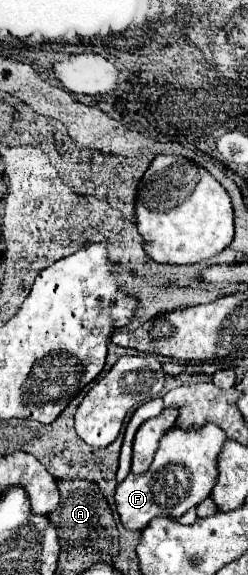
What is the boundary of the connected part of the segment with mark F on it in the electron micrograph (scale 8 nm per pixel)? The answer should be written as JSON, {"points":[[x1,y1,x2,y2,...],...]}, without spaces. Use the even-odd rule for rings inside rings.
{"points":[[205,425,201,431,193,431,193,429,183,431,179,427,169,429,159,443,159,449,155,453,155,459,153,459,149,471,145,471,143,475,131,475,129,473,127,479,117,485,115,503,117,503,117,511,119,511,123,527,131,529,131,531,141,531,155,517,179,519,191,507,197,507,203,499,207,499,211,495,211,489,215,485,215,479,217,479,217,455,219,455,225,441,227,441,227,437,217,425]]}

